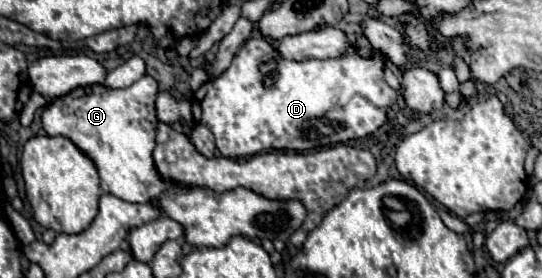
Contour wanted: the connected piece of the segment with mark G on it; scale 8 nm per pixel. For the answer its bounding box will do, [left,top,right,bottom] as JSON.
[41,75,307,247]

